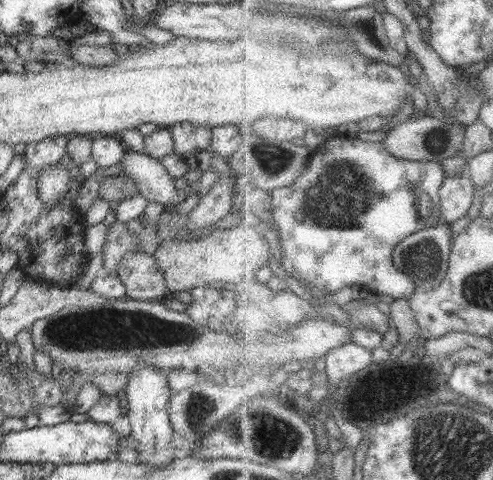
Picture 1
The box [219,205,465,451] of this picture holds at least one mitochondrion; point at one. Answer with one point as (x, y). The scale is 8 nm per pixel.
(422, 257)

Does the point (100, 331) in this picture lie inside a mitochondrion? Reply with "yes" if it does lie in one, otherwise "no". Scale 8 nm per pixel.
yes

